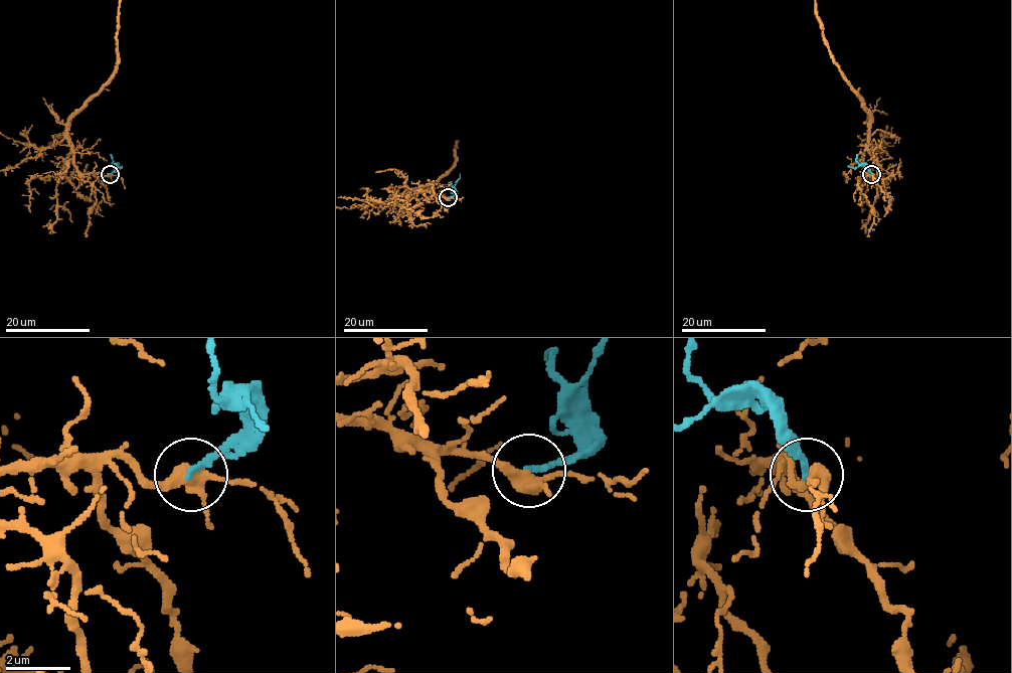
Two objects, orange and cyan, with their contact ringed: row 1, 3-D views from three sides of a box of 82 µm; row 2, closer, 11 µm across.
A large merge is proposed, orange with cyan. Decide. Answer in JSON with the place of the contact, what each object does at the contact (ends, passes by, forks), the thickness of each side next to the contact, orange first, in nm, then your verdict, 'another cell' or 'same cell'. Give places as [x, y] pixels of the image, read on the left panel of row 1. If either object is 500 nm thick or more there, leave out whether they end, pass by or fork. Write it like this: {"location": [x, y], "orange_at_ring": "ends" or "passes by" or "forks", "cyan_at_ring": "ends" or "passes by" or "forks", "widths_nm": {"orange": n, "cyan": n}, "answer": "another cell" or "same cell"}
{"location": [110, 174], "orange_at_ring": "forks", "cyan_at_ring": "ends", "widths_nm": {"orange": 360, "cyan": 180}, "answer": "another cell"}

